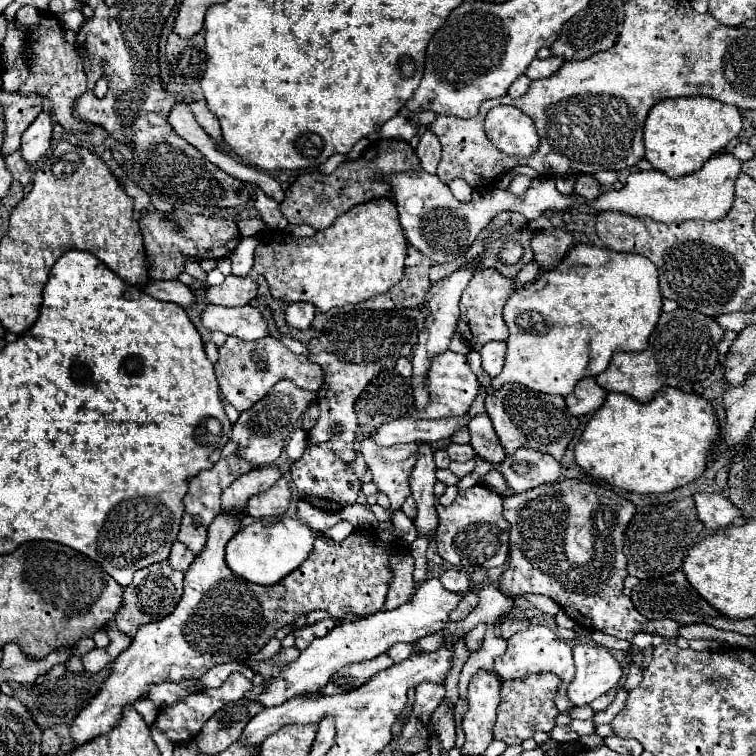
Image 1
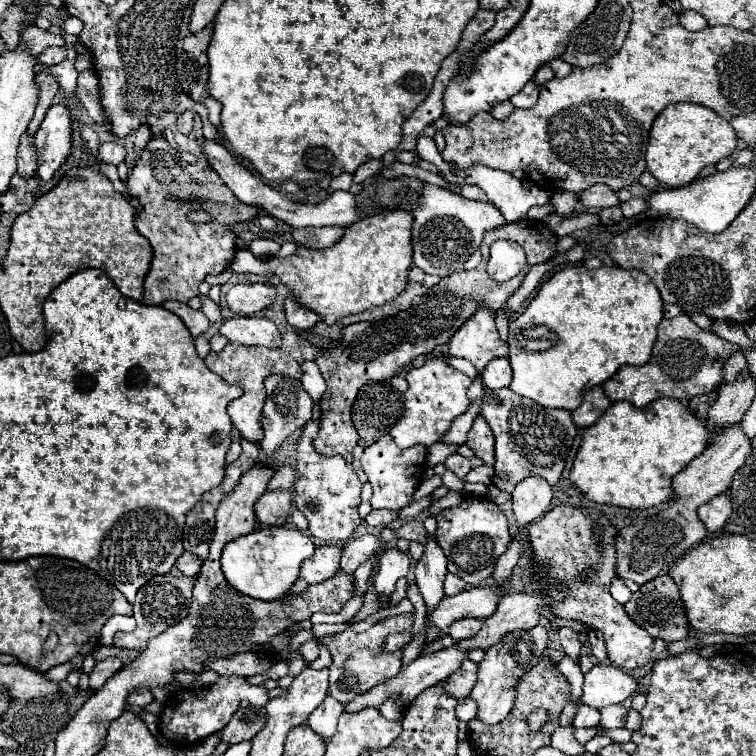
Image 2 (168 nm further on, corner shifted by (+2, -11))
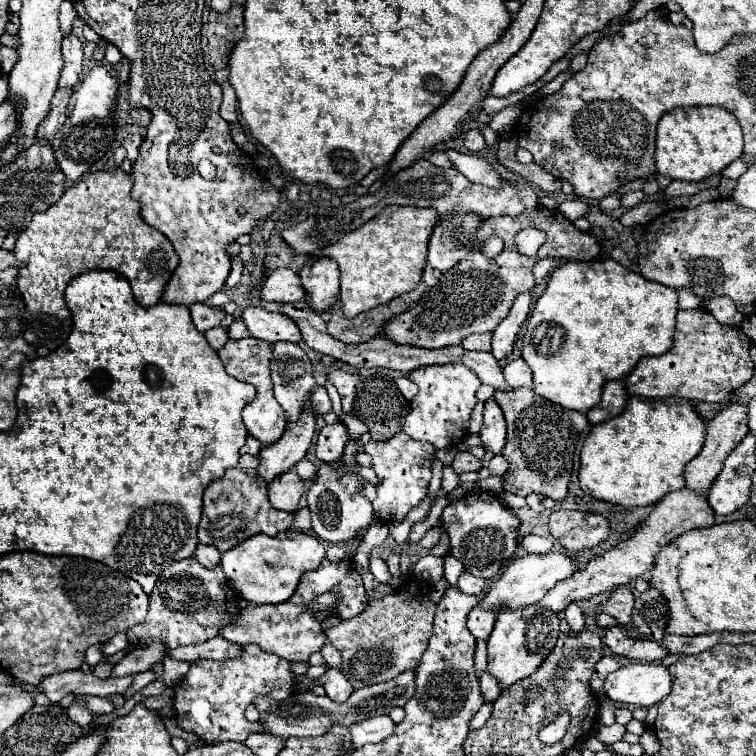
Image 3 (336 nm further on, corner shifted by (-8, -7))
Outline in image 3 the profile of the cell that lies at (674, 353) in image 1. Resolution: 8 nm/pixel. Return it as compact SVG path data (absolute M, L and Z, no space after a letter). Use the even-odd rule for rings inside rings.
M678 310L674 346L662 356L642 358L626 378L626 390L632 396L644 398L676 396L686 400L720 402L750 380L754 372L750 346L752 340L740 328L720 324L708 310Z

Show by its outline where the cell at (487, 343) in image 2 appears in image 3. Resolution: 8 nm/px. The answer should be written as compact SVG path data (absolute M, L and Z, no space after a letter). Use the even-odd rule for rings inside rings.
M472 334L462 340L462 348L476 352L490 352L490 336L492 334Z

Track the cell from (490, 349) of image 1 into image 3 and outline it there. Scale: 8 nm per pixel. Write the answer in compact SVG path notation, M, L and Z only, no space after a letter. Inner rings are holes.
M522 358L510 360L504 366L504 378L512 388L522 388L522 386L532 388L532 372L530 372L530 366Z

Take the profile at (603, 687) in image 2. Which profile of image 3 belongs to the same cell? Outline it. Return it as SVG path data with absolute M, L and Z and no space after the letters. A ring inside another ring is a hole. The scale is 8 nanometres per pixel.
M628 664L606 678L606 696L624 704L654 706L672 690L672 676L664 664Z

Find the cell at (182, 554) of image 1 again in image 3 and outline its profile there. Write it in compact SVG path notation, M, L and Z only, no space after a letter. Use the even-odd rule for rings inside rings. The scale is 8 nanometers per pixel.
M198 544L194 556L196 556L196 560L198 560L202 566L206 566L206 568L214 568L214 566L220 564L220 552L218 552L218 548L214 548L214 546Z

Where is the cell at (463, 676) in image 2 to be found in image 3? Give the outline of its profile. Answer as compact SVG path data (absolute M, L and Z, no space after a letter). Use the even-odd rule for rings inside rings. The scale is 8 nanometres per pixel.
M478 640L476 644L476 670L482 674L488 664L488 652L486 652L486 640Z

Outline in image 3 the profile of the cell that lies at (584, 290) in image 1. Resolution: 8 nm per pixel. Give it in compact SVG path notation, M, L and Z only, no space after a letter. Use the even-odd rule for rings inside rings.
M608 260L564 262L554 268L544 294L538 298L526 322L522 358L534 372L534 392L568 410L586 414L600 402L602 386L610 380L628 376L640 358L658 356L672 348L678 312L678 292L650 282L644 276Z

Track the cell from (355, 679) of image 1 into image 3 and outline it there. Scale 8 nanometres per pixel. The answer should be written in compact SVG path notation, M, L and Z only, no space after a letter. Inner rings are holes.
M414 578L414 580L406 582L402 588L398 588L396 592L392 592L380 600L370 600L368 608L362 614L350 618L350 620L342 620L340 624L332 626L326 632L326 636L330 638L330 644L340 650L340 654L342 654L340 670L354 688L366 688L370 684L392 680L394 676L398 676L406 670L414 670L420 664L422 654L428 646L428 638L432 636L432 620L434 620L434 612L436 612L436 604L430 600L430 592L432 592L432 586L428 582Z

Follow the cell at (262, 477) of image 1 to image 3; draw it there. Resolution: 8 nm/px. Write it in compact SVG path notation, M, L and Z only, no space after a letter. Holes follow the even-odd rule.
M302 460L296 464L296 472L300 474L302 480L316 480L318 478L318 468L310 460Z

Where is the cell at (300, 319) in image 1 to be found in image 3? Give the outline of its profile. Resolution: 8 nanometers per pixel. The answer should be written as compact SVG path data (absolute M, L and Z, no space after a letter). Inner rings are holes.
M326 256L310 258L300 268L300 280L308 292L308 306L316 312L326 312L332 308L340 294L338 264Z

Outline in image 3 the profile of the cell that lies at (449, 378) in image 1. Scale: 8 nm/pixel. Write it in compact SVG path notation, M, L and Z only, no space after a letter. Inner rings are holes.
M444 364L444 366L422 366L408 372L408 378L418 386L418 394L412 400L412 410L404 418L402 430L412 440L426 440L436 450L456 446L468 436L470 414L476 406L476 390L482 384L470 368L464 364Z

